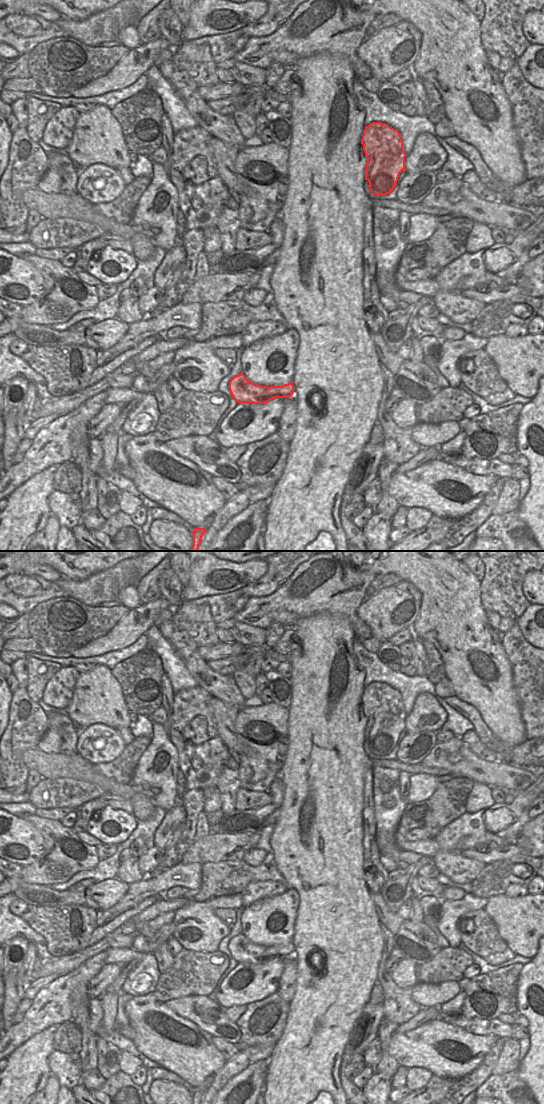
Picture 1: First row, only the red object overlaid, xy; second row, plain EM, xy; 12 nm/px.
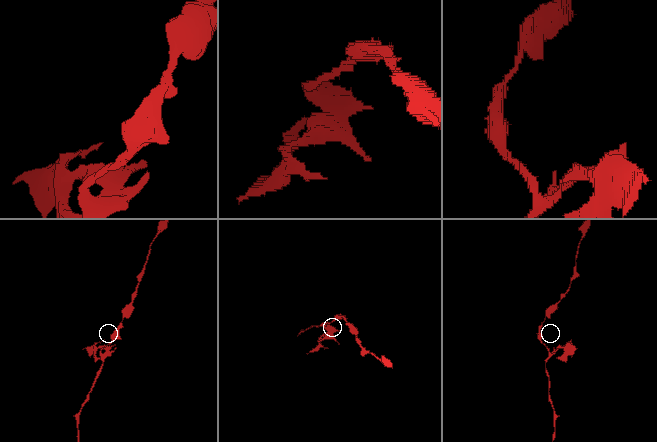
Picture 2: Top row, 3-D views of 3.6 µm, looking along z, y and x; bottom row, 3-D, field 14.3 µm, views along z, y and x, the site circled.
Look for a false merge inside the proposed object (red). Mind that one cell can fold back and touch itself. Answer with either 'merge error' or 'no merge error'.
merge error

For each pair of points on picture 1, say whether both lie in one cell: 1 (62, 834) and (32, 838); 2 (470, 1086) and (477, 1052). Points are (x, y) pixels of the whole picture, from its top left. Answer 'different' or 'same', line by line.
1: different
2: different

